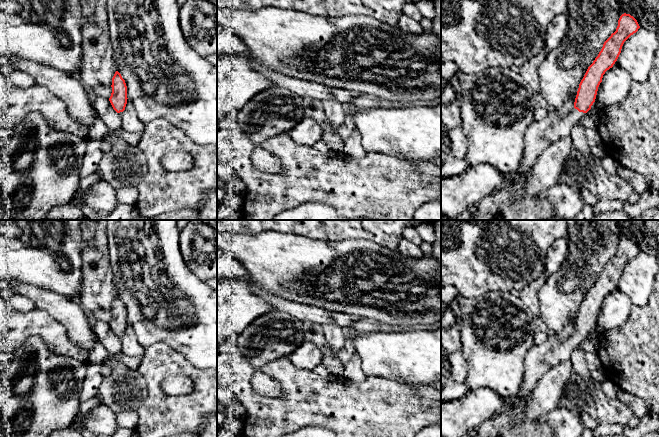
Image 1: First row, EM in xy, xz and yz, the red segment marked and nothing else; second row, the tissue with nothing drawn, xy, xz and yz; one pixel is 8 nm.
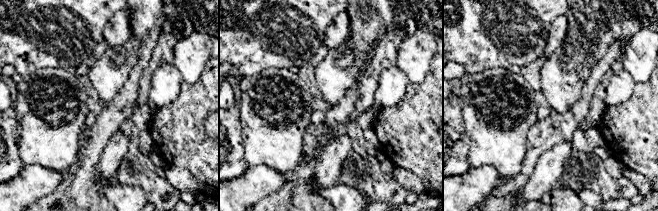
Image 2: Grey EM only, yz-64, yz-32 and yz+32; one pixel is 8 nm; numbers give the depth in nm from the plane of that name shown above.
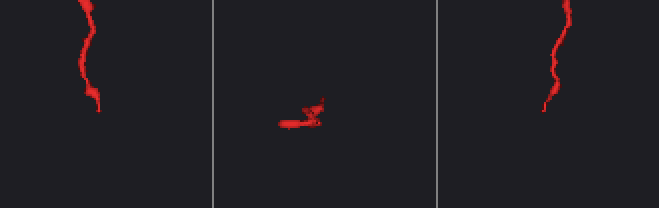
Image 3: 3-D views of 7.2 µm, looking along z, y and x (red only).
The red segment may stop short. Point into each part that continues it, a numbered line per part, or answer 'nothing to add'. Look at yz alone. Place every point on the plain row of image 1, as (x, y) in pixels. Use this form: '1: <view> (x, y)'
1: yz (540, 358)

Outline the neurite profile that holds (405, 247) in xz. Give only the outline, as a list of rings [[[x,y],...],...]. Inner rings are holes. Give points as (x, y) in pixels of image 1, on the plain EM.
[[[401,239],[398,246],[397,246],[397,250],[410,258],[415,258],[415,259],[419,259],[422,258],[424,256],[420,246],[406,240],[406,239]]]

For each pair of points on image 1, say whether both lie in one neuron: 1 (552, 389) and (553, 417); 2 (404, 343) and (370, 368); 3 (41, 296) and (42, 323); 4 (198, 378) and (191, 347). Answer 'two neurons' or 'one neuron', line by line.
1: two neurons
2: one neuron
3: two neurons
4: two neurons

